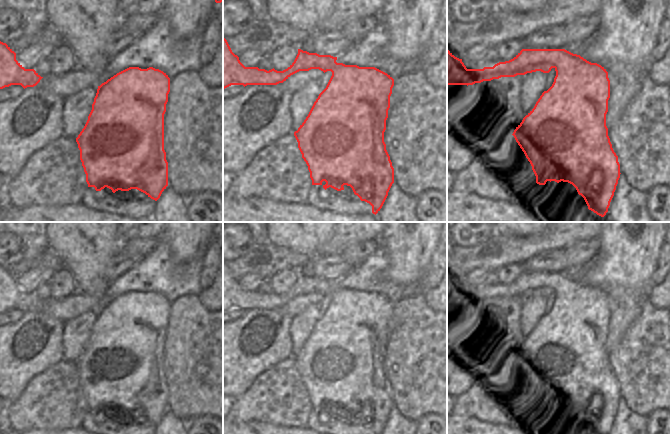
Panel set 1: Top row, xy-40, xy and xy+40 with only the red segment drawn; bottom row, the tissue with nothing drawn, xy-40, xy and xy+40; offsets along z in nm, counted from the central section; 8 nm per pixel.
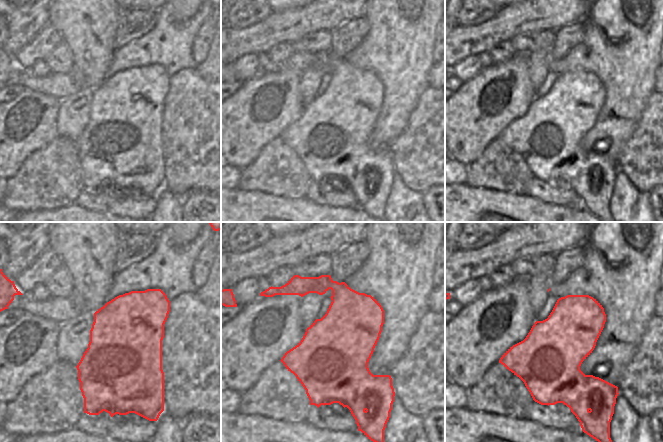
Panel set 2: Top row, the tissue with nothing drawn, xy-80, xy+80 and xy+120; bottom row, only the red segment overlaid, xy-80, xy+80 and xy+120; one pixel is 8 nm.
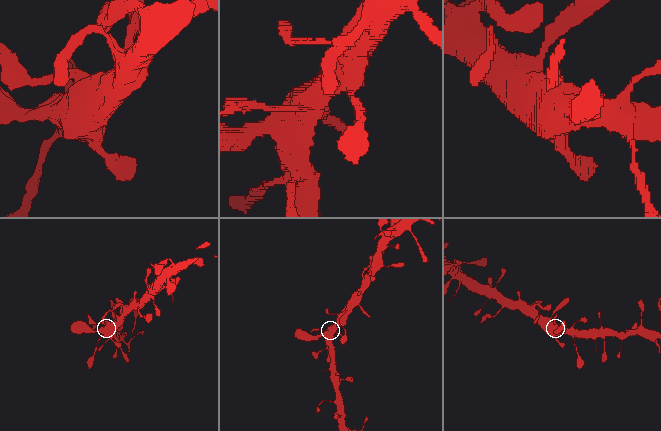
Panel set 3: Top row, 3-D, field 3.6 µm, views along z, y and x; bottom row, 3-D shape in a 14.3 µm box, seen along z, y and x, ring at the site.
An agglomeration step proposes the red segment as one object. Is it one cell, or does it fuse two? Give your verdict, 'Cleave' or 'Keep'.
Keep.

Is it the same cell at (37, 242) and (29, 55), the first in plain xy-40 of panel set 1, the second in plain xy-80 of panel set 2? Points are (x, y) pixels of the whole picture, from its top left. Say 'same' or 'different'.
different

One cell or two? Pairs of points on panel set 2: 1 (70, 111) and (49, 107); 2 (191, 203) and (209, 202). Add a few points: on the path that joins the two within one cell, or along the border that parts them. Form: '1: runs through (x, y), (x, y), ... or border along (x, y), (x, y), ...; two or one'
1: border along (60, 101), (56, 122), (58, 133); two
2: runs through (195, 203), (205, 203); one

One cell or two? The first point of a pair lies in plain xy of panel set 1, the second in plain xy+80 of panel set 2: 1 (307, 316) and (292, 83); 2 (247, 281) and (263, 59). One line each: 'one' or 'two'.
1: two
2: two

